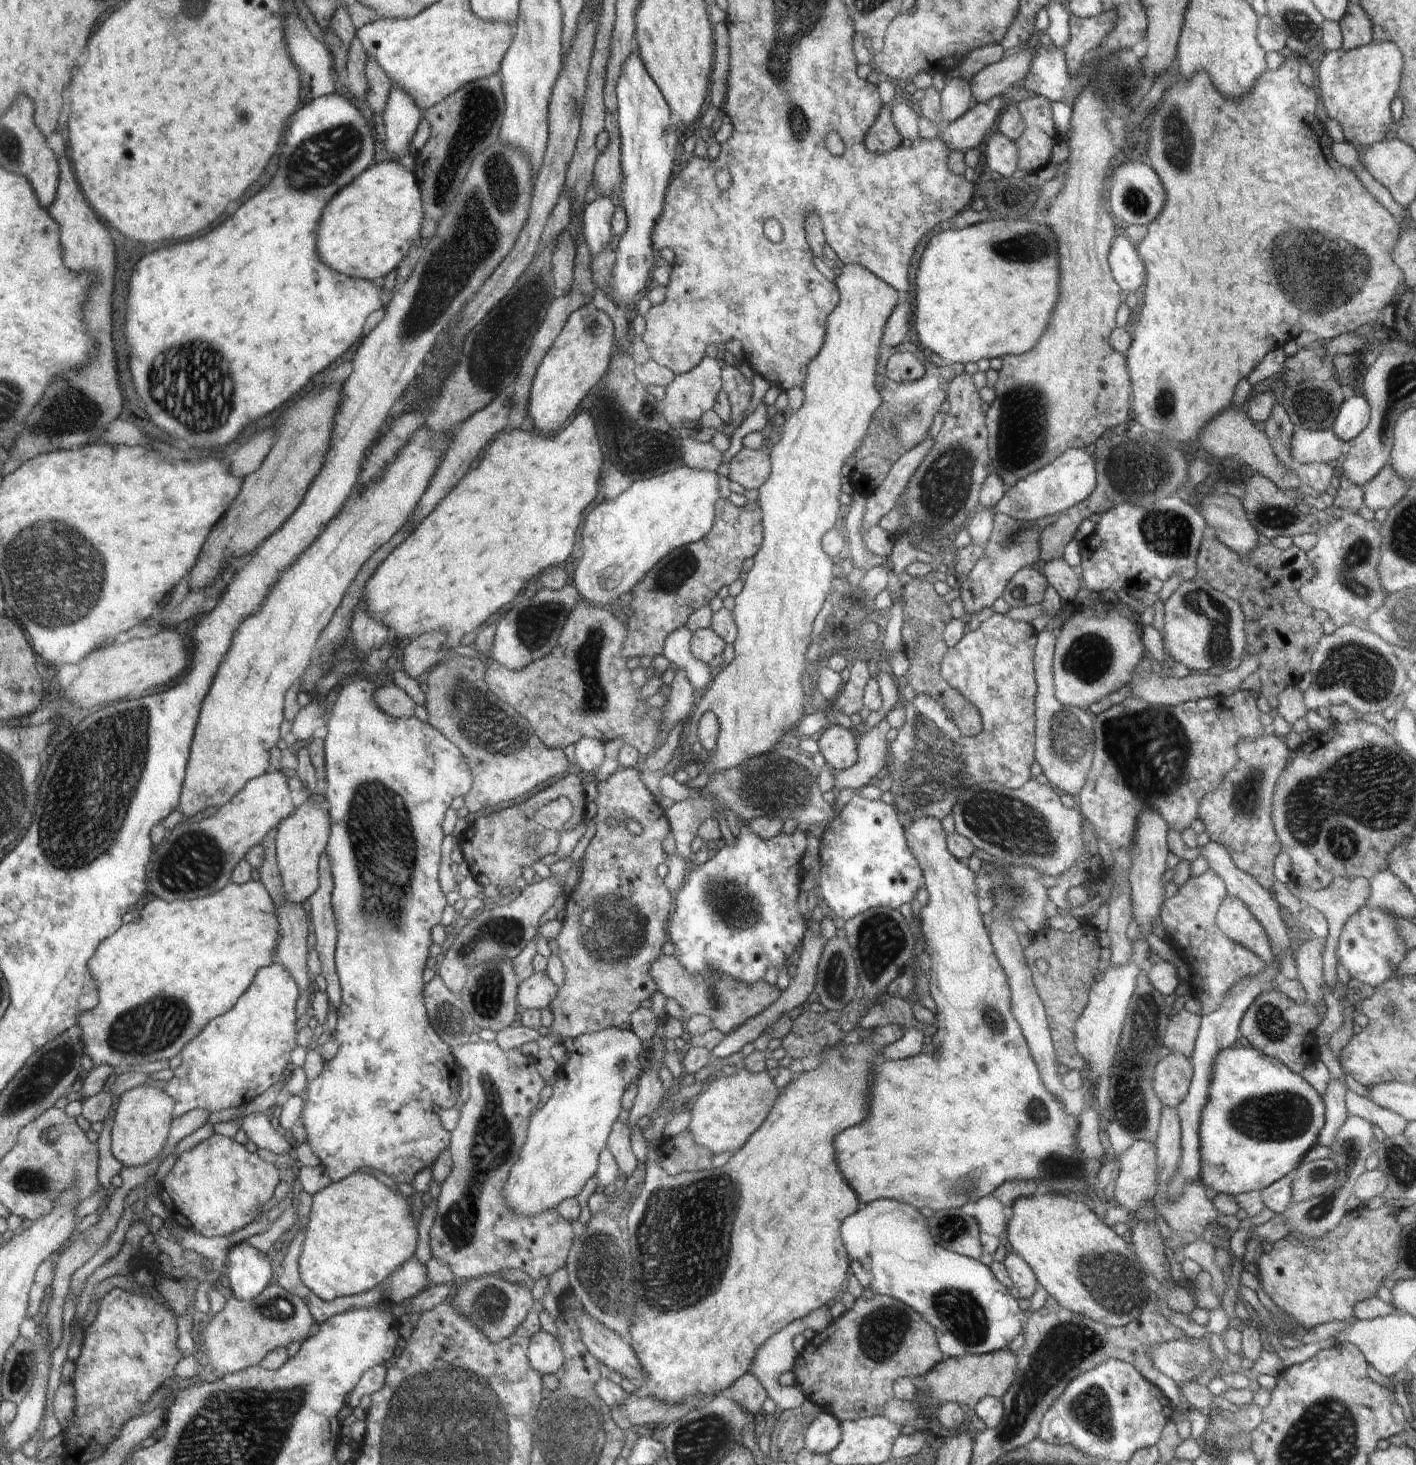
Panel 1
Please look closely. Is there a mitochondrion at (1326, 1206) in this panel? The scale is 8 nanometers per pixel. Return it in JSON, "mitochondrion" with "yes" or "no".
{"mitochondrion":"yes"}

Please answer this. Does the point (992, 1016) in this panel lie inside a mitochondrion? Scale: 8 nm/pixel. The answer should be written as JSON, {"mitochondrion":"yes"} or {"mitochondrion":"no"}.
{"mitochondrion":"yes"}

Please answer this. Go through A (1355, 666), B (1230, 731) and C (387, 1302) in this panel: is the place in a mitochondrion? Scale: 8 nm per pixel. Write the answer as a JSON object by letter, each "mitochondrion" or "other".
{"A":"mitochondrion","B":"other","C":"other"}

